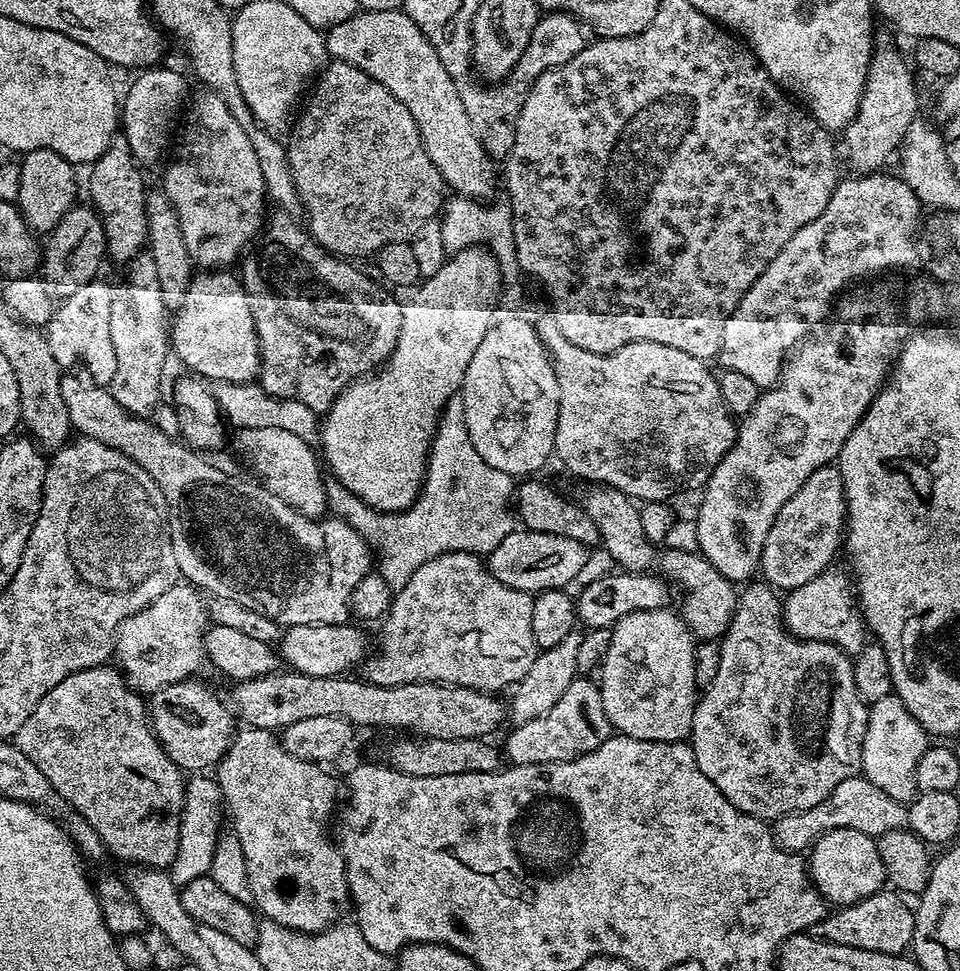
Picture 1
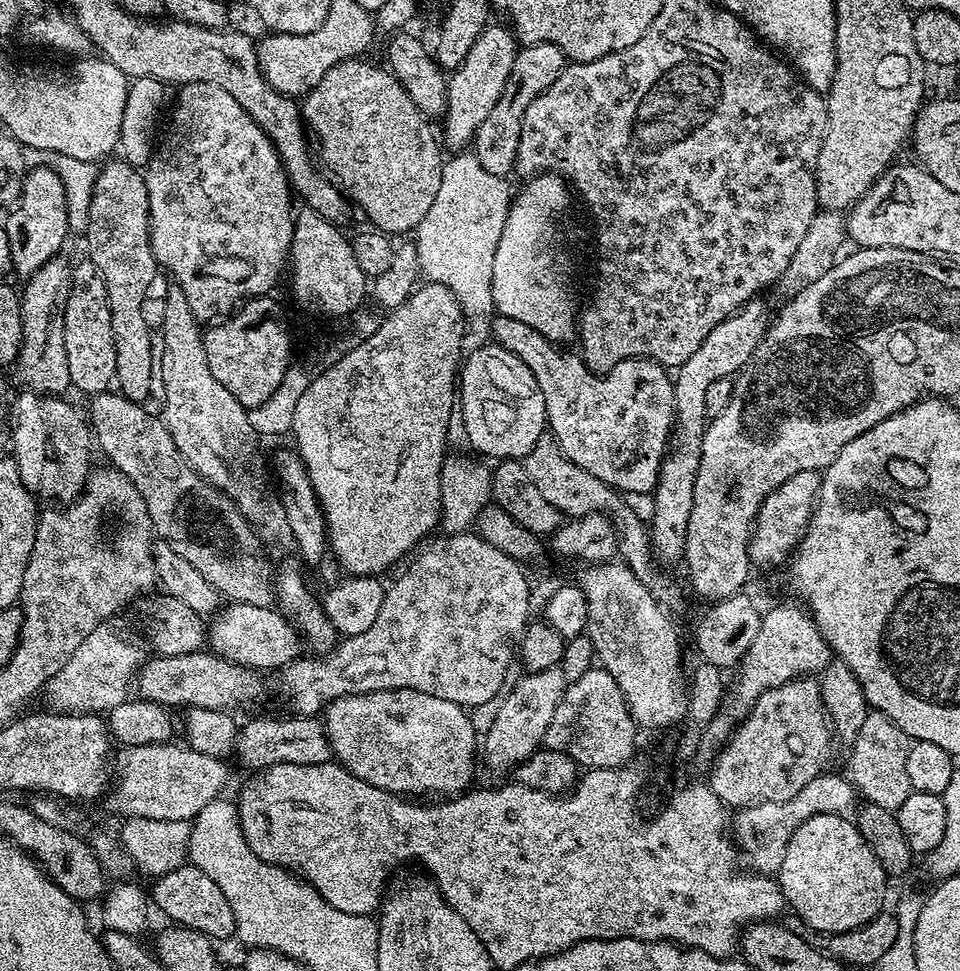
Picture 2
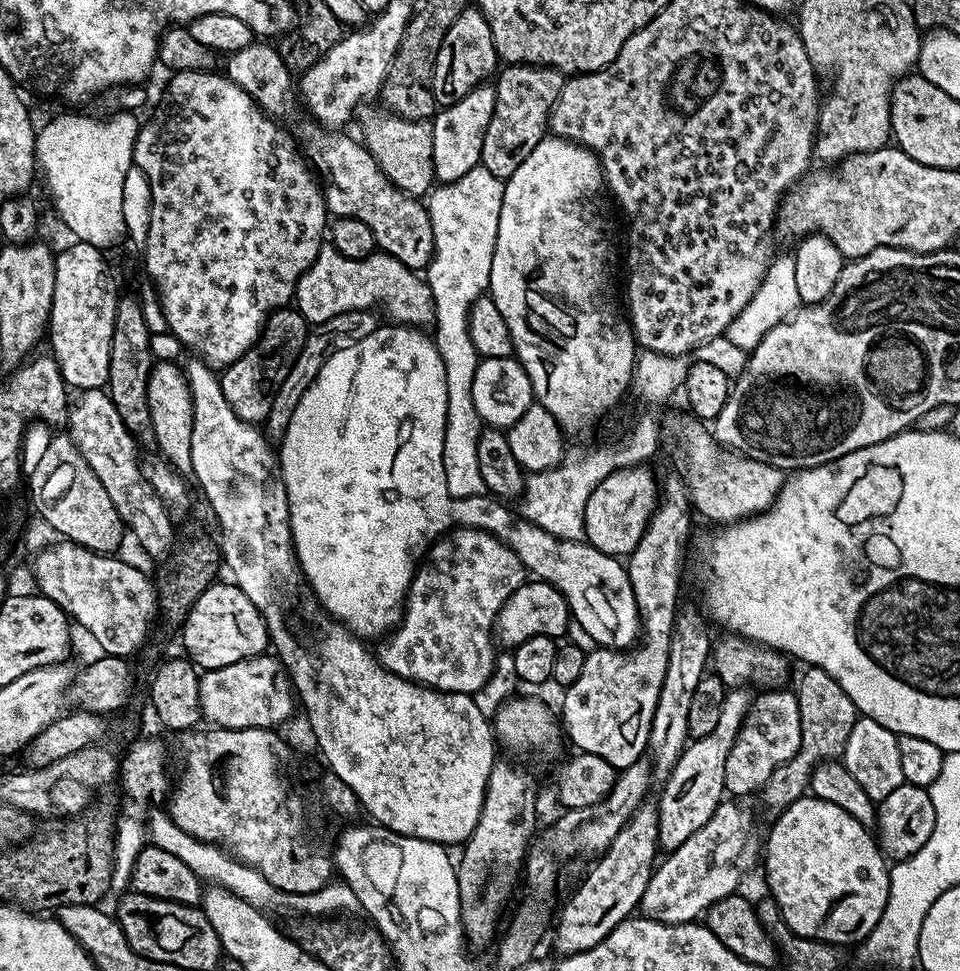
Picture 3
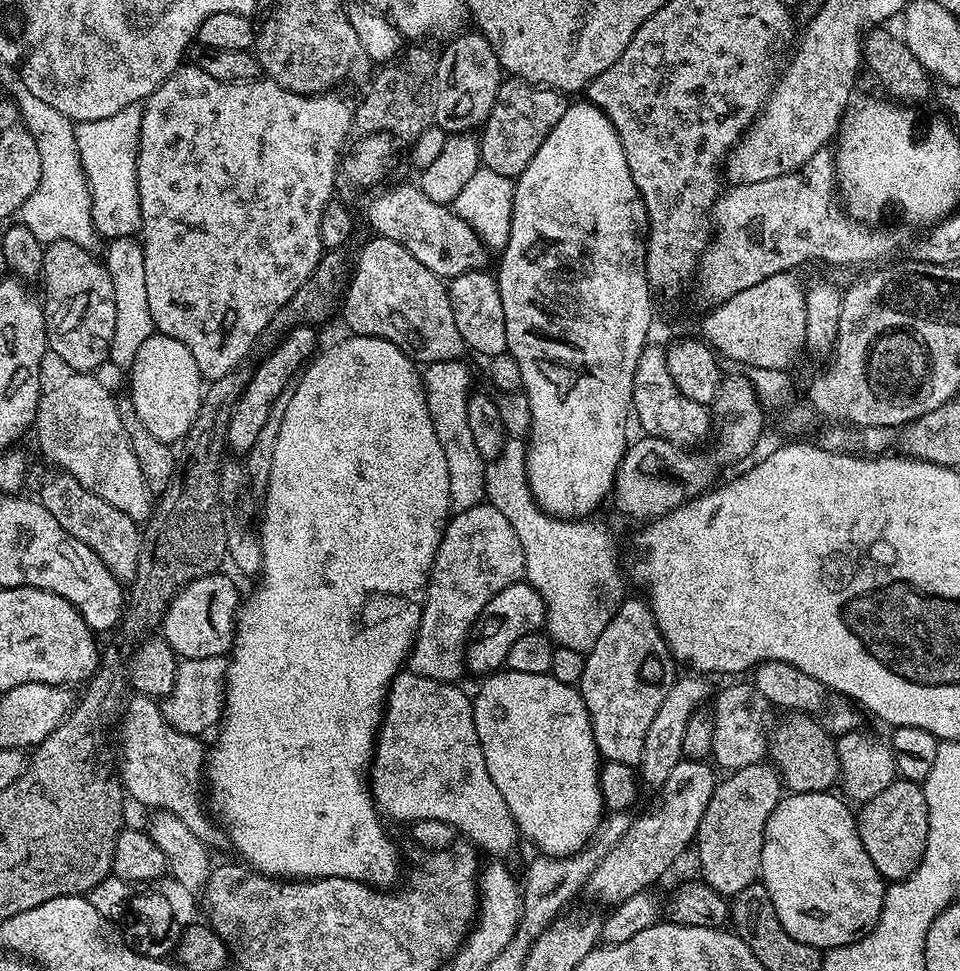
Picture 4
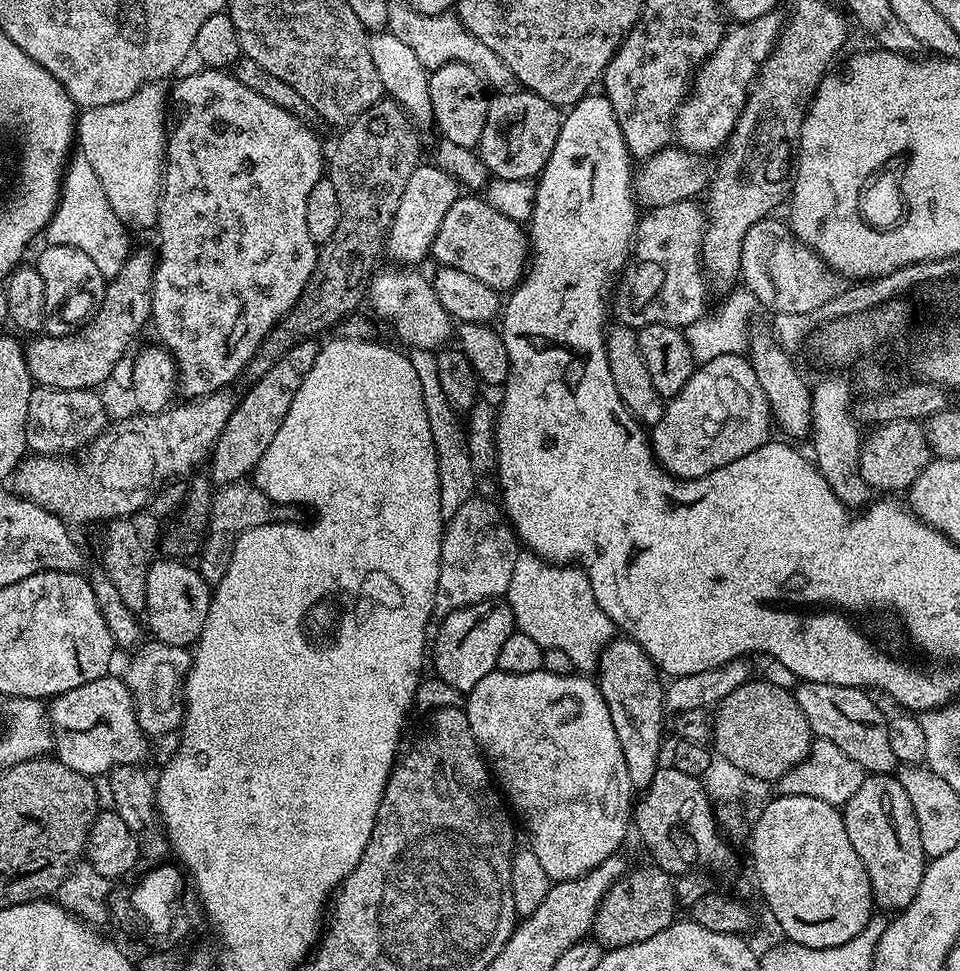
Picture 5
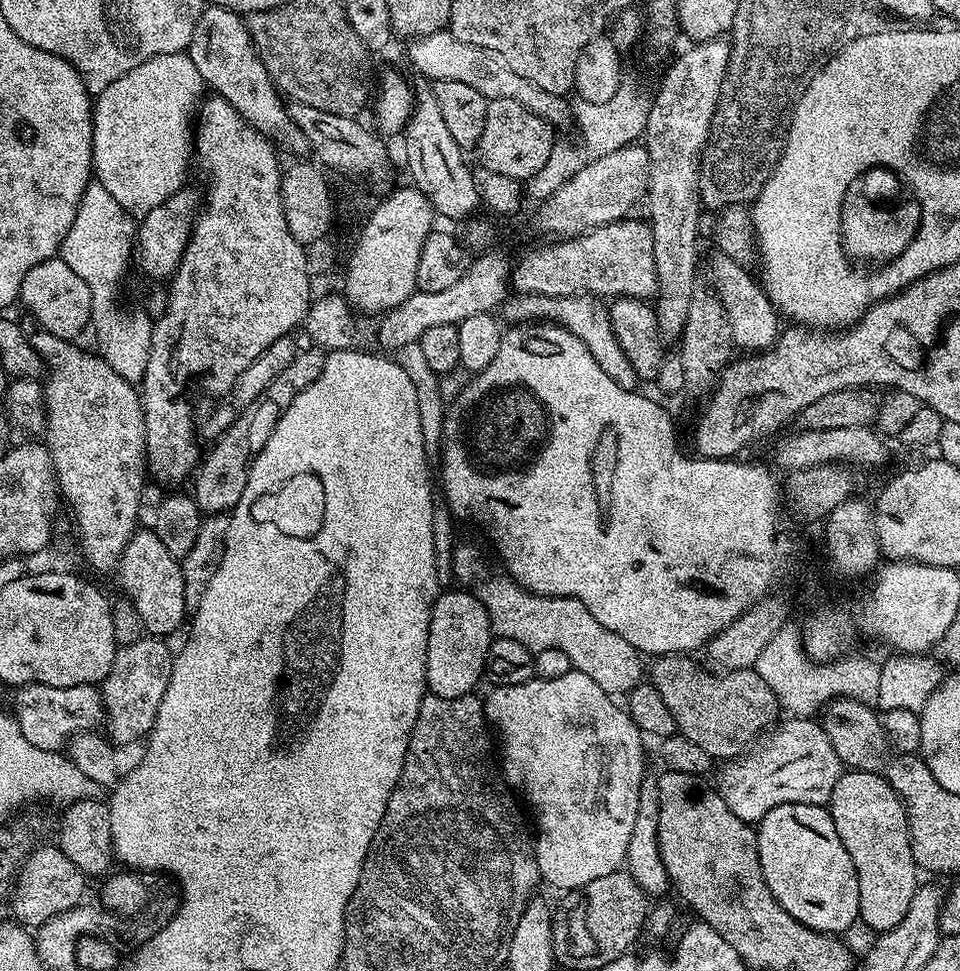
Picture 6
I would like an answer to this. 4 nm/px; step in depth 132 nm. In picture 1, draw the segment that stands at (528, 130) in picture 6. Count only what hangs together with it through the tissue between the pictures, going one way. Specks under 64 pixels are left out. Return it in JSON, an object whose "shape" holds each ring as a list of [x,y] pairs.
{"shape":[[[549,12],[541,15],[536,29],[530,34],[530,42],[518,58],[514,70],[505,80],[492,83],[475,82],[476,84],[457,83],[456,89],[466,106],[466,114],[470,118],[470,126],[474,126],[474,134],[478,134],[478,142],[486,150],[486,154],[493,161],[507,161],[510,150],[514,146],[514,130],[518,122],[518,114],[526,102],[526,94],[552,68],[562,66],[574,58],[586,43],[585,29],[575,16],[569,16],[567,12]]]}

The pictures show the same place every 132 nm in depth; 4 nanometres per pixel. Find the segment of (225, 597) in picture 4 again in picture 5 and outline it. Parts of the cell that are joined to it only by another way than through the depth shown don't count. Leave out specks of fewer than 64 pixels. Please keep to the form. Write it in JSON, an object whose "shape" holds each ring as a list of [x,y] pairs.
{"shape":[[[180,558],[153,559],[146,574],[146,606],[148,616],[146,628],[153,632],[162,644],[188,648],[195,645],[202,634],[206,614],[210,610],[213,589],[202,579],[199,571],[191,563]]]}

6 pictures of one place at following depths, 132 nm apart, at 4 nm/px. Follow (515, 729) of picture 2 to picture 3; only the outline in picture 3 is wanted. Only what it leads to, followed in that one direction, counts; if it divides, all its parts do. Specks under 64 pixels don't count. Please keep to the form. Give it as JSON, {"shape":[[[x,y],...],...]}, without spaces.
{"shape":[[[504,758],[497,759],[486,782],[478,826],[474,826],[472,835],[463,845],[464,853],[460,860],[458,856],[456,864],[464,939],[473,949],[484,948],[488,943],[491,945],[497,935],[496,919],[512,892],[512,882],[515,878],[517,881],[518,869],[533,843],[532,827],[535,824],[536,784],[531,774]]]}

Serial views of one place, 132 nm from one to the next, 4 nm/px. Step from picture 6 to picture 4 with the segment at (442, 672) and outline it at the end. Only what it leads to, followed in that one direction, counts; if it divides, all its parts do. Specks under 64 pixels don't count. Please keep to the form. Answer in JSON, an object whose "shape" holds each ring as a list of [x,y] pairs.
{"shape":[[[517,582],[506,586],[501,592],[495,592],[468,634],[468,643],[464,646],[467,671],[483,674],[501,671],[506,665],[506,654],[510,654],[510,646],[514,646],[522,634],[539,632],[543,628],[544,603],[538,590],[534,590],[531,584]]]}

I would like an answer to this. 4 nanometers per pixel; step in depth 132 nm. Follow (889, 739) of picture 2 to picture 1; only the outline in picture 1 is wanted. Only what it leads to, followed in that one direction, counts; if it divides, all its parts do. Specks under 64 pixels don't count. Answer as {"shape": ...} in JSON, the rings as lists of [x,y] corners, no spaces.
{"shape":[[[895,694],[871,701],[860,763],[864,779],[878,786],[878,790],[890,794],[890,798],[901,802],[911,801],[918,792],[918,758],[922,758],[929,747],[929,732],[909,714],[904,703]]]}

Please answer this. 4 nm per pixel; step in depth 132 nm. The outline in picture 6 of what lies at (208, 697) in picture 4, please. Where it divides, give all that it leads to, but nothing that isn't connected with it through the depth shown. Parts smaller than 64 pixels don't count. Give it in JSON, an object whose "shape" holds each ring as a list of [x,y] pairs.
{"shape":[[[145,638],[133,644],[121,644],[116,649],[116,657],[112,663],[112,672],[102,681],[102,695],[107,727],[112,727],[110,739],[114,744],[129,744],[135,740],[143,741],[151,732],[158,718],[158,706],[162,706],[162,694],[166,694],[166,686],[172,673],[173,649],[168,649],[163,639]]]}

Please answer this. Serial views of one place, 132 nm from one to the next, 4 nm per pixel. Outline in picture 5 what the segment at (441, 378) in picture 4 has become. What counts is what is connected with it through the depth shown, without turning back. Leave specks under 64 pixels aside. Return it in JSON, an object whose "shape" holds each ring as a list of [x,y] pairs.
{"shape":[[[413,351],[410,359],[414,371],[418,374],[418,382],[422,386],[422,398],[426,402],[426,419],[430,421],[430,434],[434,437],[434,450],[438,458],[440,509],[447,518],[458,514],[458,506],[462,506],[462,502],[466,502],[476,492],[478,477],[474,474],[474,466],[470,466],[468,434],[461,417],[452,409],[450,402],[446,402],[446,394],[438,382],[435,355],[431,352]]]}

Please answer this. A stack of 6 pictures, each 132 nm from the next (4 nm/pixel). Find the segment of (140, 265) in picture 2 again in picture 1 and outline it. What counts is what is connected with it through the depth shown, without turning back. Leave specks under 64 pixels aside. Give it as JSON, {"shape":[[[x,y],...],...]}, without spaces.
{"shape":[[[117,134],[112,138],[112,145],[93,162],[87,169],[88,172],[88,196],[91,207],[104,222],[104,237],[106,238],[105,249],[109,257],[123,262],[131,262],[141,255],[142,249],[148,242],[148,216],[146,214],[146,187],[144,188],[144,176],[140,172],[132,151],[128,149],[128,143],[123,134]]]}

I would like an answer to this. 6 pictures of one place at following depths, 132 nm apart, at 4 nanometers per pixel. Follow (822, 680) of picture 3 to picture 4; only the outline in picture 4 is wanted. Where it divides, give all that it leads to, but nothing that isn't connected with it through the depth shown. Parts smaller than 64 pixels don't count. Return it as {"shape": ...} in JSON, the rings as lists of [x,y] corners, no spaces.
{"shape":[[[761,762],[739,768],[717,783],[696,831],[694,852],[700,863],[699,879],[718,894],[733,898],[746,886],[757,883],[766,822],[782,799],[780,773],[771,763]]]}

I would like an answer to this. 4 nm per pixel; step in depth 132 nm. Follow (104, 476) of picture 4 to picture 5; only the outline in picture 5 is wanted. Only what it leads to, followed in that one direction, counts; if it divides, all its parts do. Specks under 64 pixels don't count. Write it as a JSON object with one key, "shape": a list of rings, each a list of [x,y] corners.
{"shape":[[[33,387],[27,407],[26,440],[35,455],[68,456],[94,441],[108,424],[103,397],[93,389],[60,391]]]}

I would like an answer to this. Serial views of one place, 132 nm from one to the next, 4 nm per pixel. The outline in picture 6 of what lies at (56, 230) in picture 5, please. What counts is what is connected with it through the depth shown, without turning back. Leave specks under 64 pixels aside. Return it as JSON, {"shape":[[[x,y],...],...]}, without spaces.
{"shape":[[[93,182],[86,186],[82,194],[78,214],[74,214],[74,222],[58,253],[59,259],[64,260],[66,266],[70,266],[82,282],[86,282],[86,286],[90,286],[90,328],[96,331],[95,347],[99,355],[114,370],[118,370],[122,378],[134,385],[143,381],[146,365],[150,362],[154,320],[144,310],[128,310],[128,318],[120,318],[125,309],[116,301],[116,295],[128,272],[128,264],[130,268],[134,260],[137,227],[132,213],[118,204],[114,194],[110,194],[104,184]]]}

